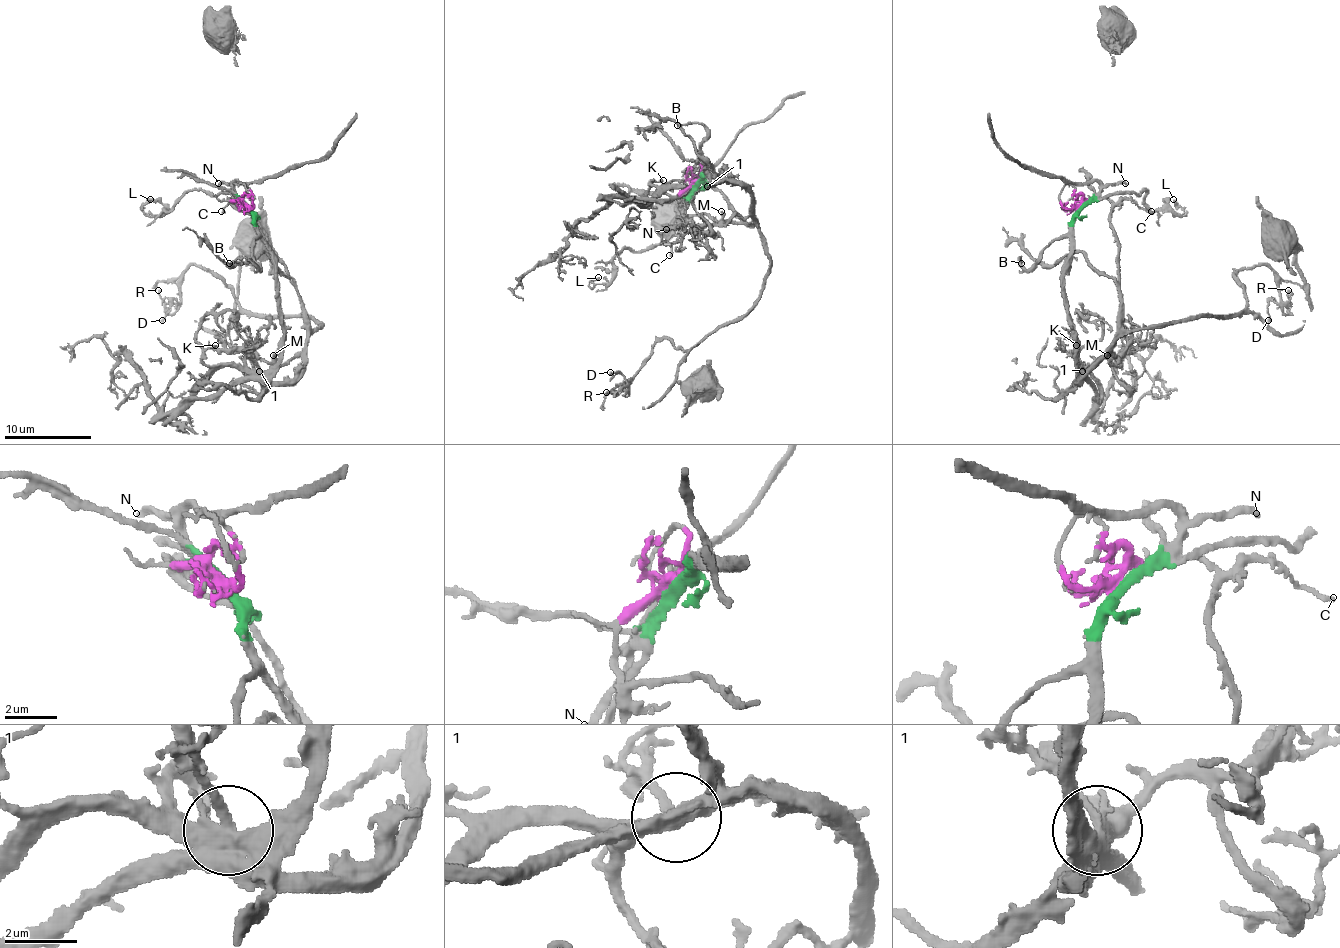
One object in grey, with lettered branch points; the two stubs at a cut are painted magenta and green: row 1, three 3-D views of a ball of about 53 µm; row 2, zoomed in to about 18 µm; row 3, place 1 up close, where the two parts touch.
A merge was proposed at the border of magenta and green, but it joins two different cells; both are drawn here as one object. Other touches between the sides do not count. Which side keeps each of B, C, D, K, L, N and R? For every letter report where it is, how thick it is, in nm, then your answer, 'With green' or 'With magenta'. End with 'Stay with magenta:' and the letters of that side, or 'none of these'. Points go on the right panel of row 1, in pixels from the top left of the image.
B: Place: (1021, 263). Thickness 150 nm. With green
C: Place: (1151, 211). Thickness 160 nm. With magenta
D: Place: (1268, 320). Thickness 160 nm. With magenta
K: Place: (1076, 345). Thickness 160 nm. With green
L: Place: (1173, 199). Thickness 200 nm. With green
N: Place: (1125, 183). Thickness 240 nm. With green
R: Place: (1288, 290). Thickness 150 nm. With magenta
Stay with magenta: C, D, R

